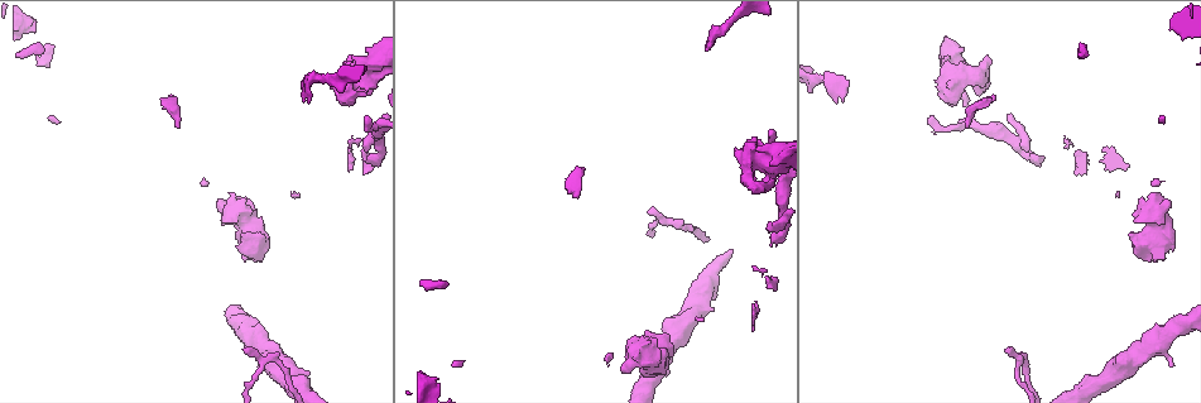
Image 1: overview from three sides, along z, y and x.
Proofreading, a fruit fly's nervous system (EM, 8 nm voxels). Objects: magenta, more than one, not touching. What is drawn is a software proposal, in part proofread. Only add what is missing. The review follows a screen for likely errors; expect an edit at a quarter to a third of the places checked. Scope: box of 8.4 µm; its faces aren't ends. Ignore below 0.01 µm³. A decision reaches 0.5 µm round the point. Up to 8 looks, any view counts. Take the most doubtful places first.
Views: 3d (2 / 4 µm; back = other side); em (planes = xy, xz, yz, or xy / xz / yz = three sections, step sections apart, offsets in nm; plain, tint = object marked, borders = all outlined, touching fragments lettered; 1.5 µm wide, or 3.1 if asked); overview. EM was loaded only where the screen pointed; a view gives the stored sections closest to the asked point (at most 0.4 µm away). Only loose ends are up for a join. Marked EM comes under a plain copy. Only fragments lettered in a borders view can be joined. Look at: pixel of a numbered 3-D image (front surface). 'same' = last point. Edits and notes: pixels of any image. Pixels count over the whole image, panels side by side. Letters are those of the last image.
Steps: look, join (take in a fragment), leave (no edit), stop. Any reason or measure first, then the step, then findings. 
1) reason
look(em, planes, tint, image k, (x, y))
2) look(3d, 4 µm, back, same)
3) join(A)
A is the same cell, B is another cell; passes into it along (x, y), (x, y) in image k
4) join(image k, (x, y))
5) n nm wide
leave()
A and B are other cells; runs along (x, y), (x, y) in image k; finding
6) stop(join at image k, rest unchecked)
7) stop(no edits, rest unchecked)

end of a long branch
look(em, xz, step 8, borders, image 1, (304, 101))

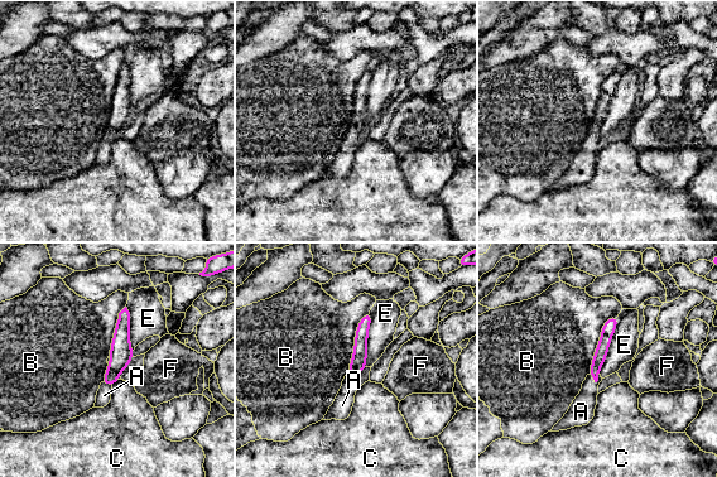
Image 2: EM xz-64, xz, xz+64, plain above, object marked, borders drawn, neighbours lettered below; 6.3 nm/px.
join(image 2, (581, 412))
A is the same cell, B, C, E and F are other cells; passes into it along (600, 356), (593, 379), (581, 412) in image 2; it goes on there

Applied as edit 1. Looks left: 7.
free end
look(3d, 2 µm, image 1, (753, 189))

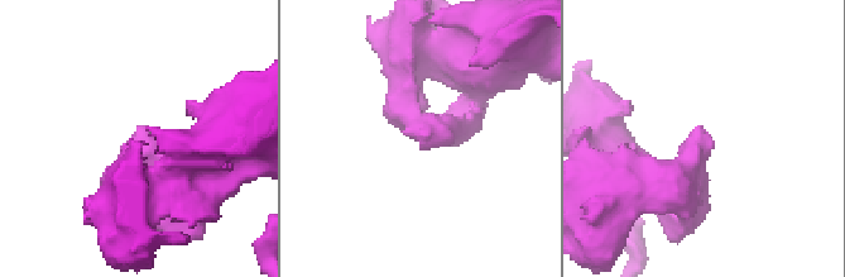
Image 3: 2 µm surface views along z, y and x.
look(em, yz, step 4, tint, image 3, (700, 128))

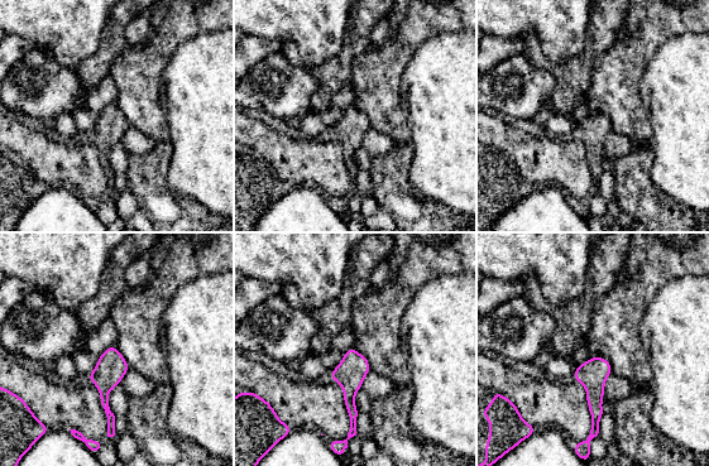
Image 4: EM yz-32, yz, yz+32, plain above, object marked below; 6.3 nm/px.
look(em, planes, borders, same)

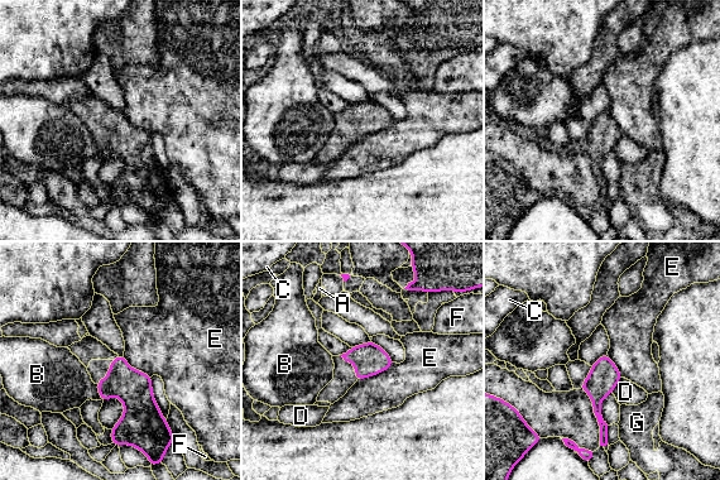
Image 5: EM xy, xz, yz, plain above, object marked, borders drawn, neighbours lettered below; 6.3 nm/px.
leave()
A, B, C, D, E, F and G are other cells; no lettered fragment goes on from it

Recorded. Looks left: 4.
see it whole again
look(overview)

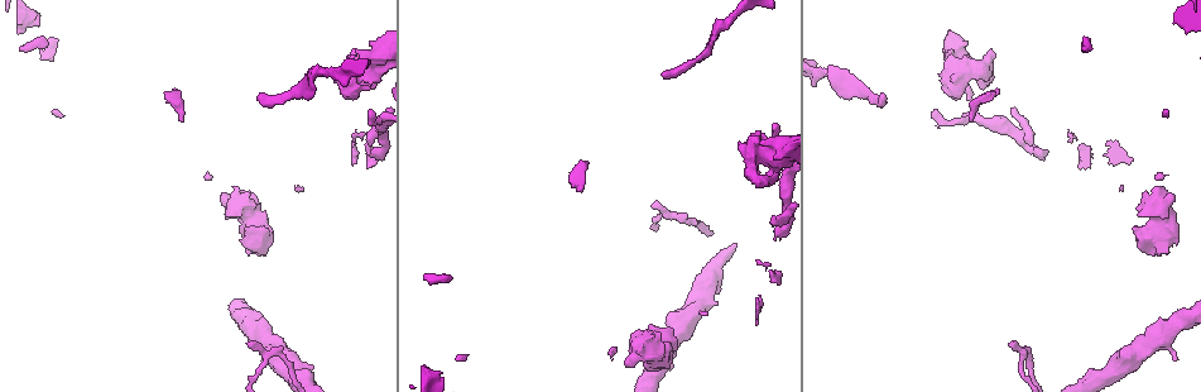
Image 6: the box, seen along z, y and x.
free end
look(3d, 2 µm, image 6, (248, 343))

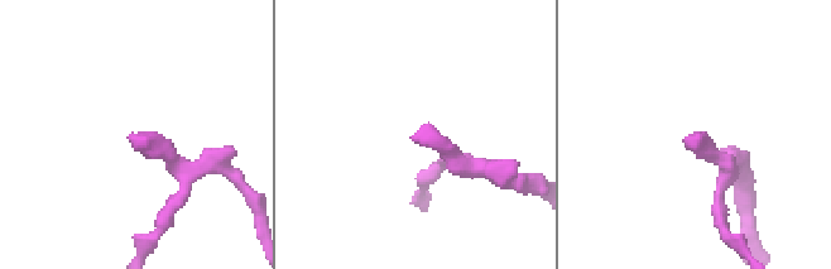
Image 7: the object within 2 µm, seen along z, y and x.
now the EM
look(em, planes, borders, image 7, (694, 137))

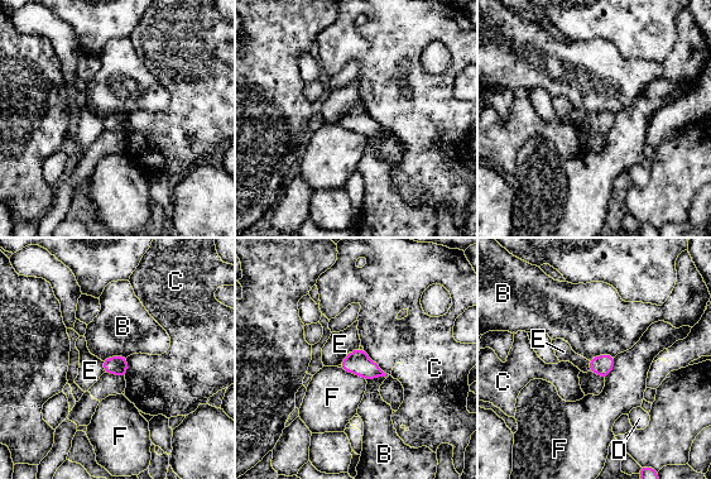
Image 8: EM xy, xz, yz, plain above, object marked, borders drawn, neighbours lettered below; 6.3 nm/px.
130 nm wide
leave()
B, C, D, E and F are other cells; border along (126, 355), (111, 355), (101, 360) in image 8; none of them fits

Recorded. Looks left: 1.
stop(join at image 2, rest unchecked)

